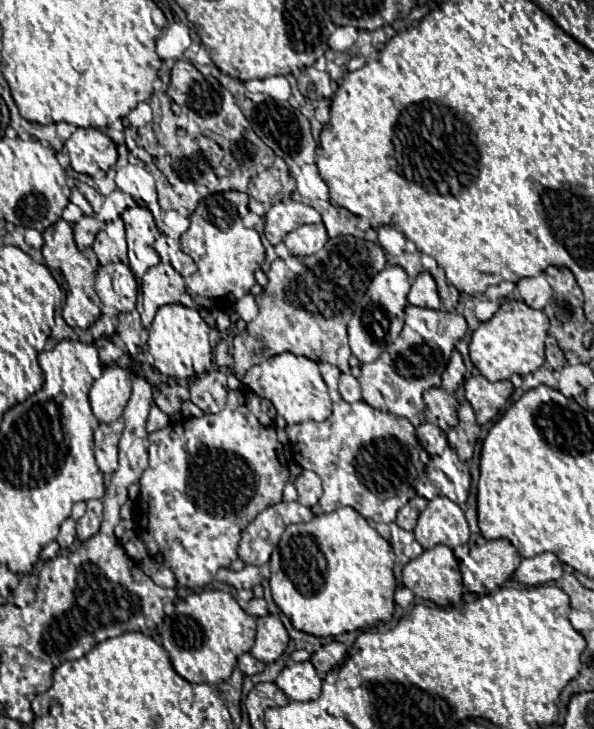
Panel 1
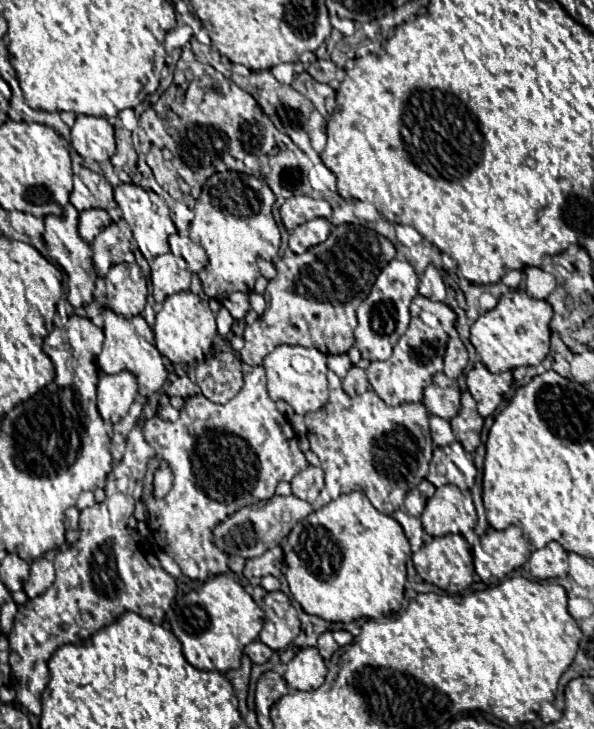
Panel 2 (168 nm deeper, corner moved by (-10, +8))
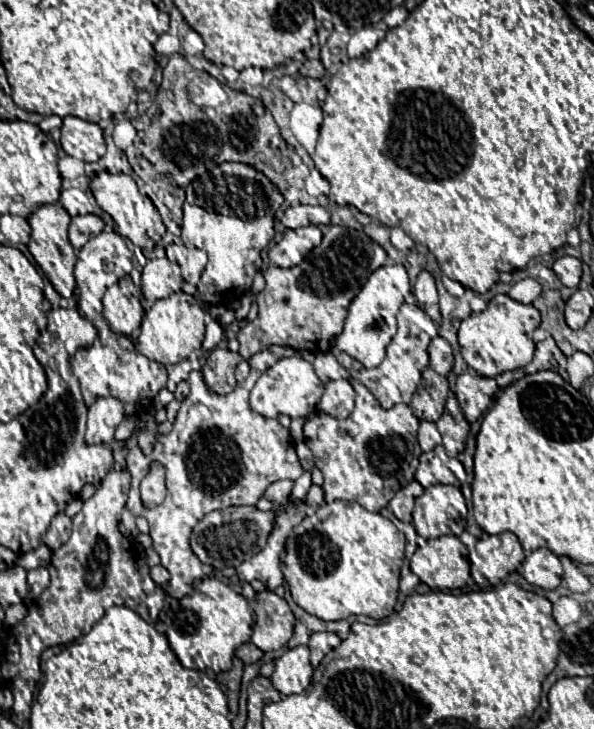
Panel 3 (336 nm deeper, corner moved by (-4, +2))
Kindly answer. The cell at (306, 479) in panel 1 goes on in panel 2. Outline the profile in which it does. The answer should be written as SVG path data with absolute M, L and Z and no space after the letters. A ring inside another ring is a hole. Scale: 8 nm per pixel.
M308 466L304 472L296 474L290 484L292 484L292 494L294 496L314 504L314 500L320 494L320 490L324 488L324 470Z

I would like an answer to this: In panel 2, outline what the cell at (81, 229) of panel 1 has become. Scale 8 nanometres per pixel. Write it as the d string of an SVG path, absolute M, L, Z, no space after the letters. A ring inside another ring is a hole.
M84 210L80 212L80 222L78 222L78 230L80 236L90 244L94 240L96 234L100 234L108 224L112 222L112 218L108 216L106 210Z

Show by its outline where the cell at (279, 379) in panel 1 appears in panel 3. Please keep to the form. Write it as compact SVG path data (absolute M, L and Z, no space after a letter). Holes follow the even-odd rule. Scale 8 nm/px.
M294 356L294 358L280 358L276 362L276 366L268 368L258 382L254 384L252 392L250 392L250 408L264 416L264 418L278 418L280 414L286 414L290 418L298 418L298 416L306 416L310 414L310 410L316 408L320 396L322 396L324 384L320 382L320 378L316 376L314 368L310 362Z

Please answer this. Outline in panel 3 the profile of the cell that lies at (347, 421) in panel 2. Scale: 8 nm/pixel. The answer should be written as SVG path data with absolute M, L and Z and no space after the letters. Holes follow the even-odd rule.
M350 378L350 384L356 390L354 412L346 420L318 414L304 424L304 438L324 474L326 502L354 500L370 512L380 512L406 482L414 480L418 456L422 454L416 440L418 418L408 404L384 410L360 380Z

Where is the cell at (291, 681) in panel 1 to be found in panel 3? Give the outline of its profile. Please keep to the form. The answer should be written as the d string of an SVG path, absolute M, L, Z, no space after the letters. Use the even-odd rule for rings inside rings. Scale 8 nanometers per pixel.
M296 646L286 650L274 662L274 674L270 676L272 686L282 694L300 694L312 680L310 652L308 646Z

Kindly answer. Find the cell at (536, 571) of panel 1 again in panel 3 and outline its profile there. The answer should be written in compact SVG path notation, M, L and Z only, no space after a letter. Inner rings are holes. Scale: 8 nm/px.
M538 548L526 556L522 564L522 576L526 578L526 582L538 588L554 590L562 582L562 564L558 556L548 548Z

